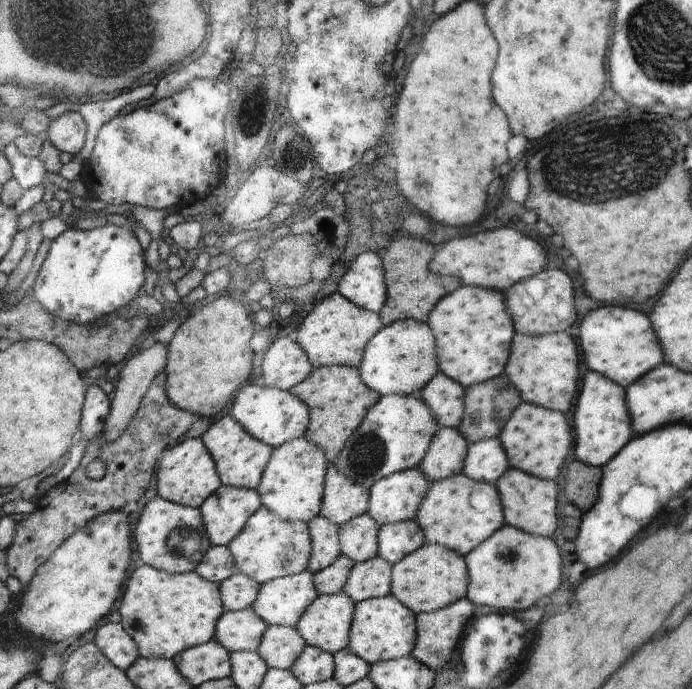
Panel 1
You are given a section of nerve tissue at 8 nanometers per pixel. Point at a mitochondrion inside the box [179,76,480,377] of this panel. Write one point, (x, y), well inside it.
(251, 116)

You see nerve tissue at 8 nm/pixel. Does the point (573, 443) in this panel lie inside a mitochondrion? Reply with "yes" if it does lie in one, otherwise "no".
no

